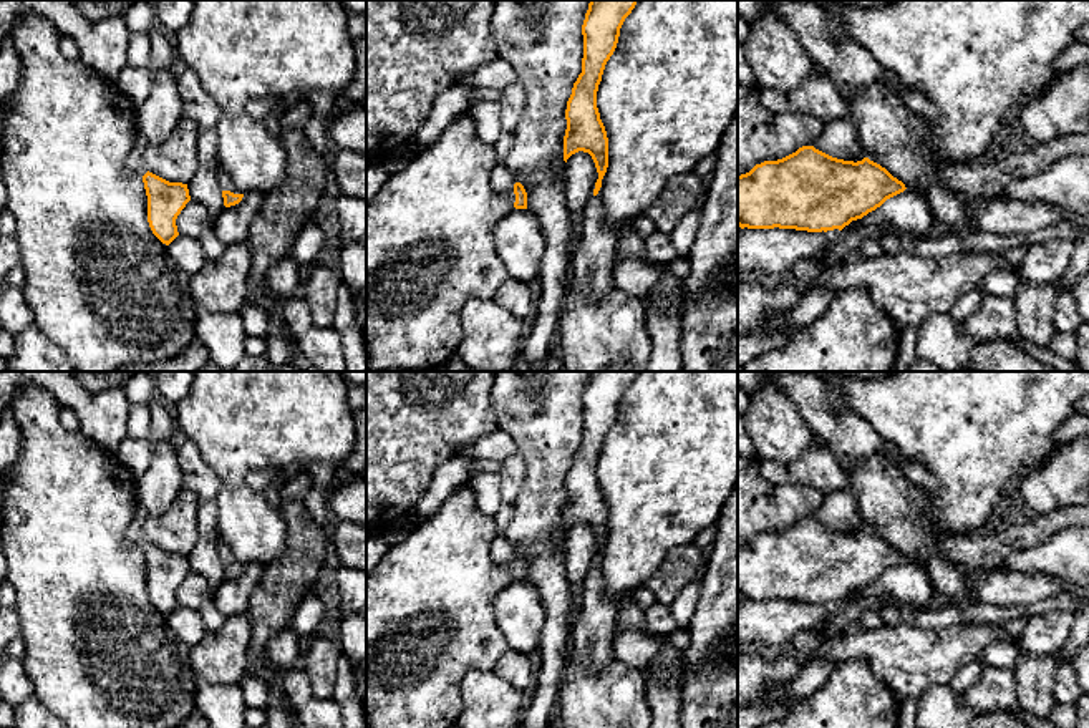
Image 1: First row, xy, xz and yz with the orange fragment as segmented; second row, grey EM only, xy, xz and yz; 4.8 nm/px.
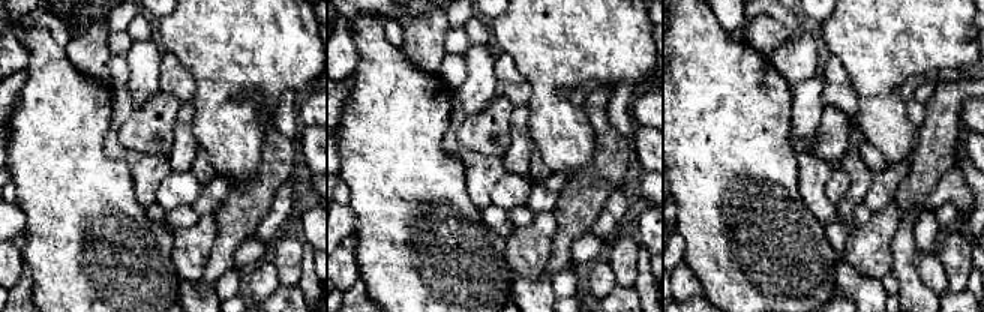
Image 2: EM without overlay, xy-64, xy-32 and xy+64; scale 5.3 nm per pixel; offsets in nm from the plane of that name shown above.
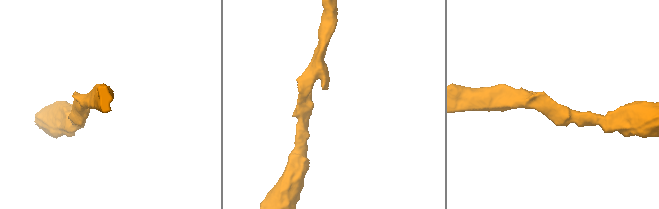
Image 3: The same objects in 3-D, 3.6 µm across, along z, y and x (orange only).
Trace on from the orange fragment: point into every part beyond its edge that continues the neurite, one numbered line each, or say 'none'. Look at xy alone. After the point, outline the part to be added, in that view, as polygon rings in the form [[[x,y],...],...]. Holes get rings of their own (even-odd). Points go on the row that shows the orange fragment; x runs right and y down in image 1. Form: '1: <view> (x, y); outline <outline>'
1: xy (226, 183); outline [[[220,174],[220,187],[222,191],[230,191],[234,194],[242,194],[232,182],[232,179],[227,174]]]

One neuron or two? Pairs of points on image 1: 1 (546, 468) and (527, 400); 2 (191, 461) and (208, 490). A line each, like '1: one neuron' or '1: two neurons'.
1: one neuron
2: one neuron

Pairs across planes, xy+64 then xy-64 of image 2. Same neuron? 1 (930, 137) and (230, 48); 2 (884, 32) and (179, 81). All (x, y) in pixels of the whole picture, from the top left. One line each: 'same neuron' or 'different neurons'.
1: different neurons
2: different neurons

